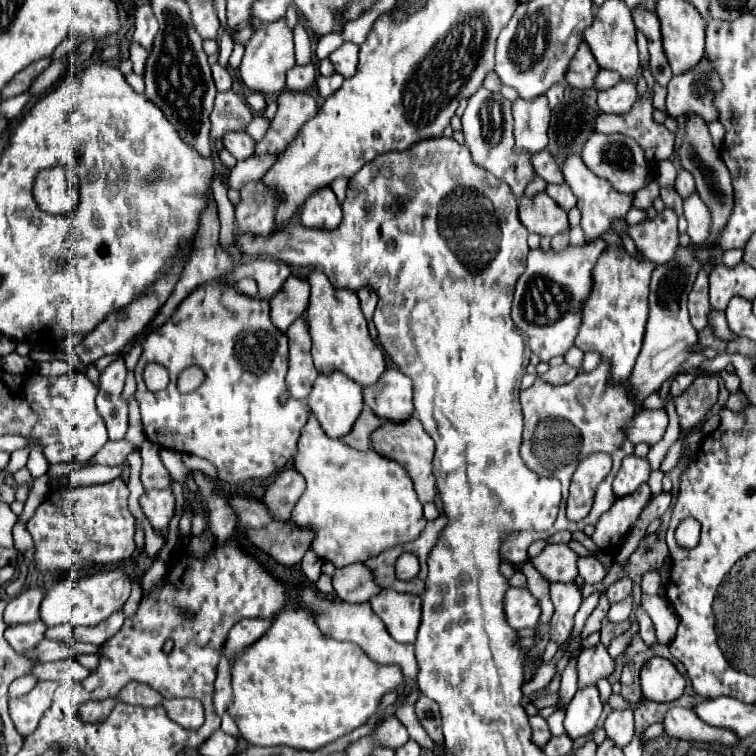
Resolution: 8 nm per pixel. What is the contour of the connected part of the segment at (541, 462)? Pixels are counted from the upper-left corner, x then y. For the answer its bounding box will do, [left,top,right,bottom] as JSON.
[500,363,636,565]

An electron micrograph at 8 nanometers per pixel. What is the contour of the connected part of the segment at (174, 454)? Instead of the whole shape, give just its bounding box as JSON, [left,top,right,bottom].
[160,447,186,483]

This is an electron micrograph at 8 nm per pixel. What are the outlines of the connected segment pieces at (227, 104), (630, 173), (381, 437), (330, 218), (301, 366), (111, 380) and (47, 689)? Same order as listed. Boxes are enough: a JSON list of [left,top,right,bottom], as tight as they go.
[[210,89,252,139],[582,133,654,193],[372,415,436,503],[300,187,342,229],[286,317,318,399],[96,357,128,441],[10,681,56,737]]

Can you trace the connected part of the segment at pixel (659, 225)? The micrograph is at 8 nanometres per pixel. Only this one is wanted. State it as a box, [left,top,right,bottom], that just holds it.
[628,207,678,263]

